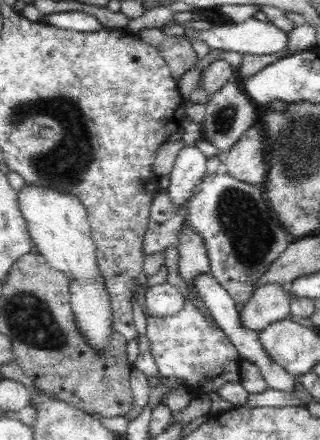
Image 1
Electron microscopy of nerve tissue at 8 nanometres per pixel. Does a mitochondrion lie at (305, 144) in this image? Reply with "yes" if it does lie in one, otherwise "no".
yes

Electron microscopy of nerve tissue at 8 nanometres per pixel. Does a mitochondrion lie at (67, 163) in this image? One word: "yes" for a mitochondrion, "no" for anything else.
yes

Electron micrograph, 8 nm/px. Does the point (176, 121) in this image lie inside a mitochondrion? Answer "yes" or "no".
no

